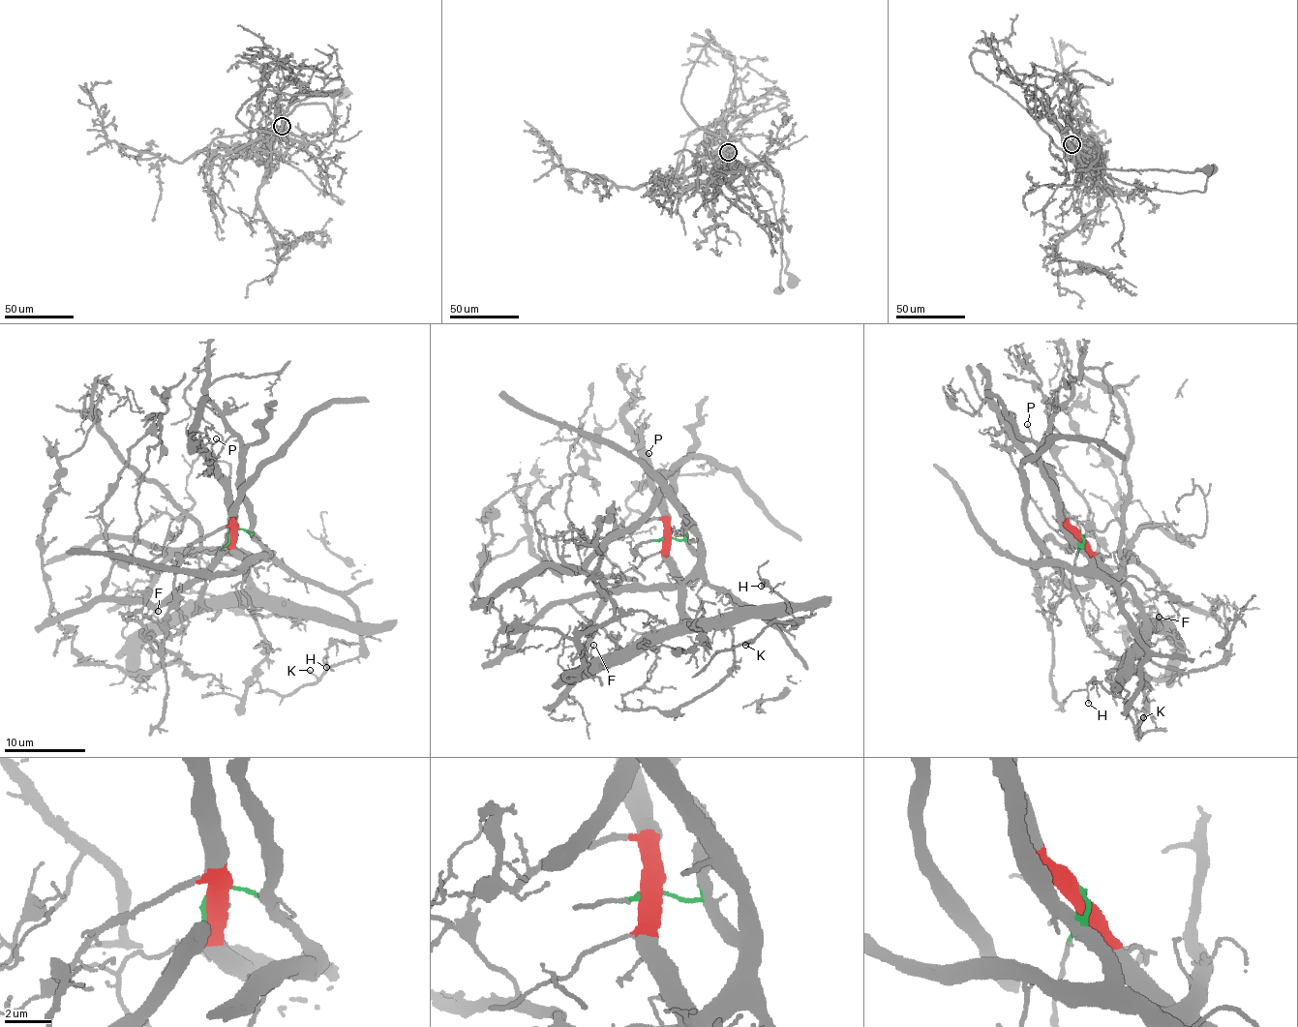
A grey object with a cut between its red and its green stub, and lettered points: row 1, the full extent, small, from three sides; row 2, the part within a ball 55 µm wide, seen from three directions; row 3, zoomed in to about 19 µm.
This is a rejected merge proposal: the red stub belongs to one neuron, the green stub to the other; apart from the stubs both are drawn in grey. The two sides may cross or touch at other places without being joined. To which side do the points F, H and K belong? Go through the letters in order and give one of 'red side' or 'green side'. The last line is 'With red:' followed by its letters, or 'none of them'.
F: red side
H: green side
K: green side
With red: F

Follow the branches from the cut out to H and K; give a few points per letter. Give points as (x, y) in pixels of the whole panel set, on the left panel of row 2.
H: (232, 530), (243, 528), (253, 534), (279, 562), (331, 588), (355, 610), (360, 644), (332, 645), (325, 666)
K: (232, 530), (253, 534), (279, 562), (325, 585), (355, 610), (358, 655), (319, 678), (309, 670)

